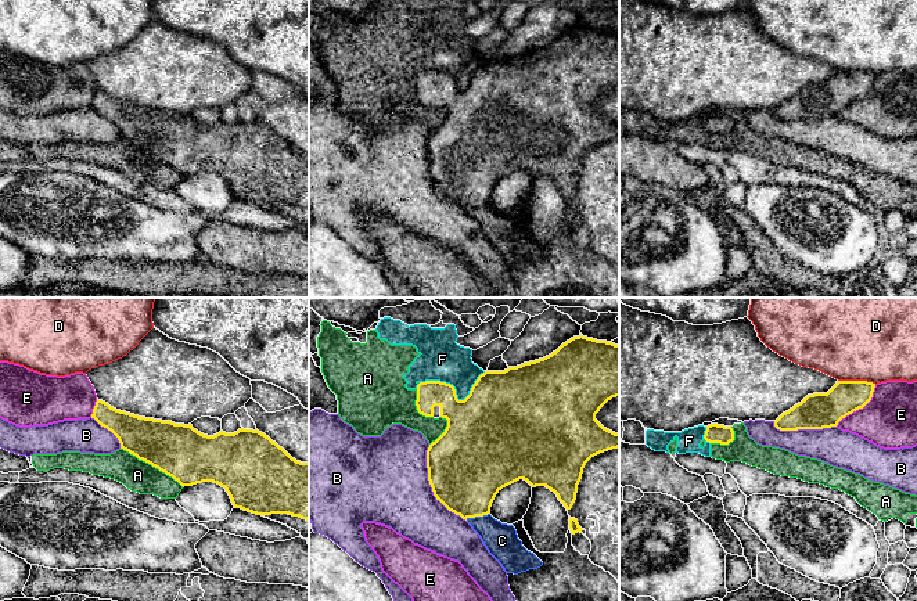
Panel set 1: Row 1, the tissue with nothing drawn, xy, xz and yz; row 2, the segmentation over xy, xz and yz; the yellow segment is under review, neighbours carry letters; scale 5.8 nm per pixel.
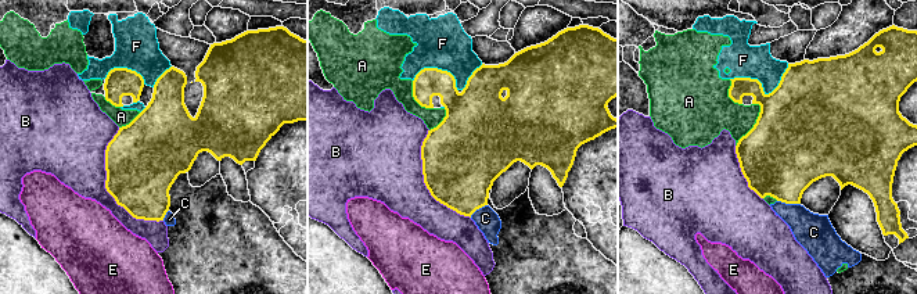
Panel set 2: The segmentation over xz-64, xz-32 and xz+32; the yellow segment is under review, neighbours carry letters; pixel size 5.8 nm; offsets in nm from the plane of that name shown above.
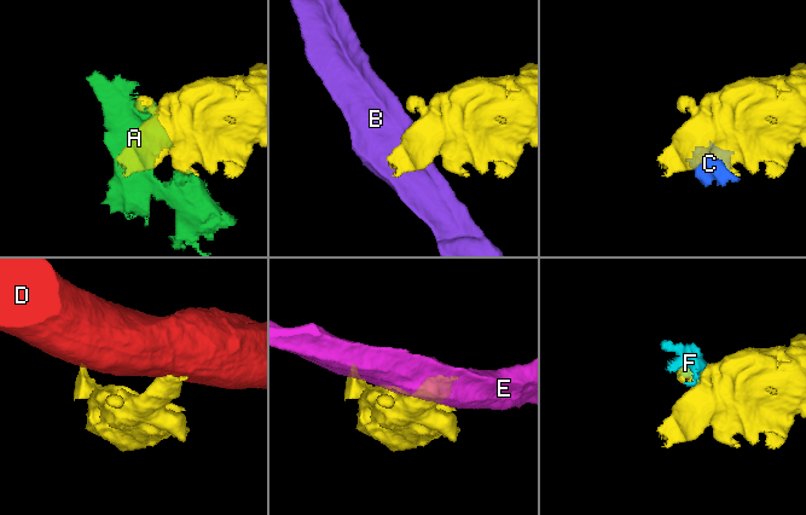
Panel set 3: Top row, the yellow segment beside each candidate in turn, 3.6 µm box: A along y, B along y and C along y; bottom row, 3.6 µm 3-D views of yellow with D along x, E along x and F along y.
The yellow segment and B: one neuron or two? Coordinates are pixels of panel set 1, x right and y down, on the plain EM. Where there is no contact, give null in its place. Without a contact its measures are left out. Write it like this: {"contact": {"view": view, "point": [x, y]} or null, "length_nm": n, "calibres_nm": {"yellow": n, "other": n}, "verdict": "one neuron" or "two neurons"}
{"contact": {"view": "xz", "point": [431, 176]}, "length_nm": 500, "calibres_nm": {"yellow": 460, "other": 460}, "verdict": "two neurons"}

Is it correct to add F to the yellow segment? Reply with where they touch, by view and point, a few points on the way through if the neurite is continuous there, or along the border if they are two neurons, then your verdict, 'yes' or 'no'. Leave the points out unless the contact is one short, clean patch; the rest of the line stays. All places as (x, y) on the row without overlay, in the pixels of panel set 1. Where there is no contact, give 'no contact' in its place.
xz (455, 79) | no

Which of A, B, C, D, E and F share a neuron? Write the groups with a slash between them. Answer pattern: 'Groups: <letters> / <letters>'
Groups: A C F / B / D / E

